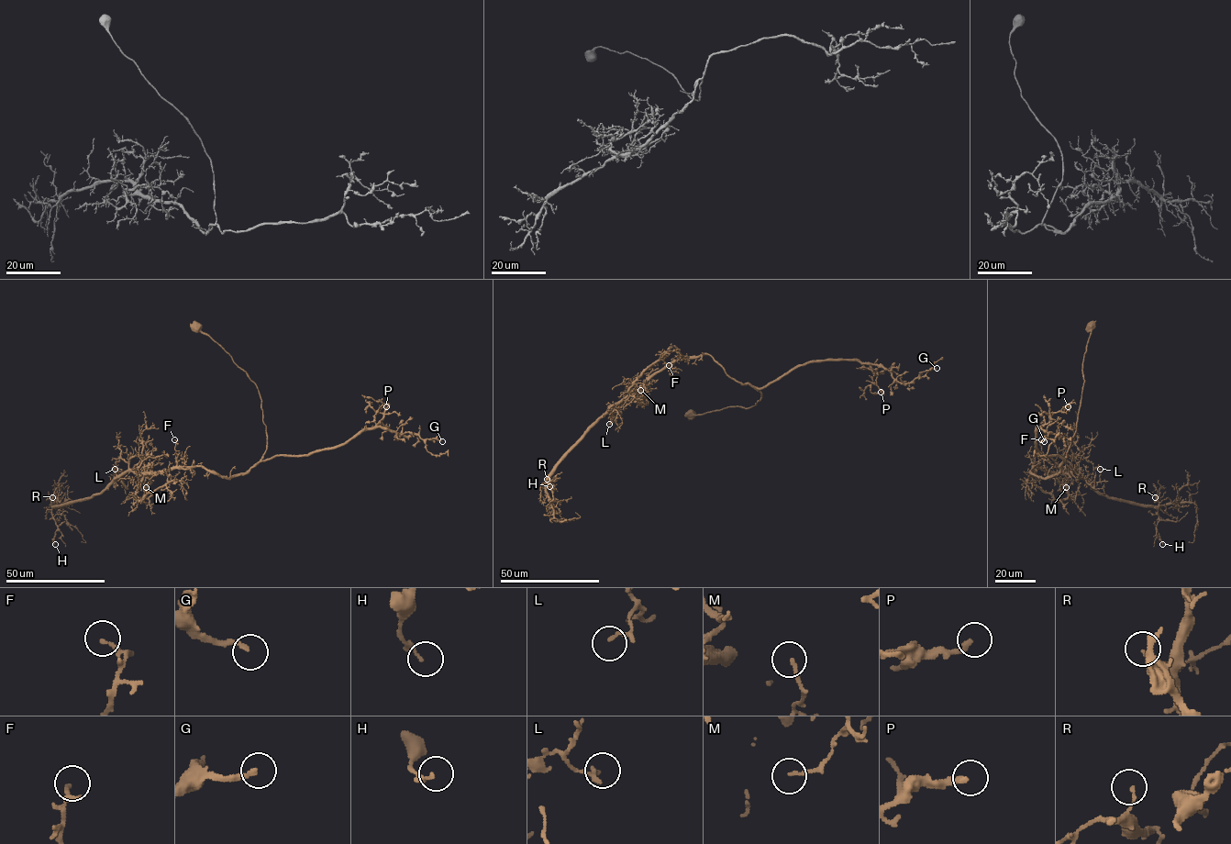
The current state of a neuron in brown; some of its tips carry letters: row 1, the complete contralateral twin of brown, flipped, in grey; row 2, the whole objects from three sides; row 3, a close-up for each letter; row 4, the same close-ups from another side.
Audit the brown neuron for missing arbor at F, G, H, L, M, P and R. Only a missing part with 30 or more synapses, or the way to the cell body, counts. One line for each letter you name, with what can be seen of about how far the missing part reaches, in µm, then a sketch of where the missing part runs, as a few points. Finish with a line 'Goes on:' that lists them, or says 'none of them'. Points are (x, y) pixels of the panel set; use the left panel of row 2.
G: missing 10 µm; course (442, 441), (455, 452)
Goes on: G

